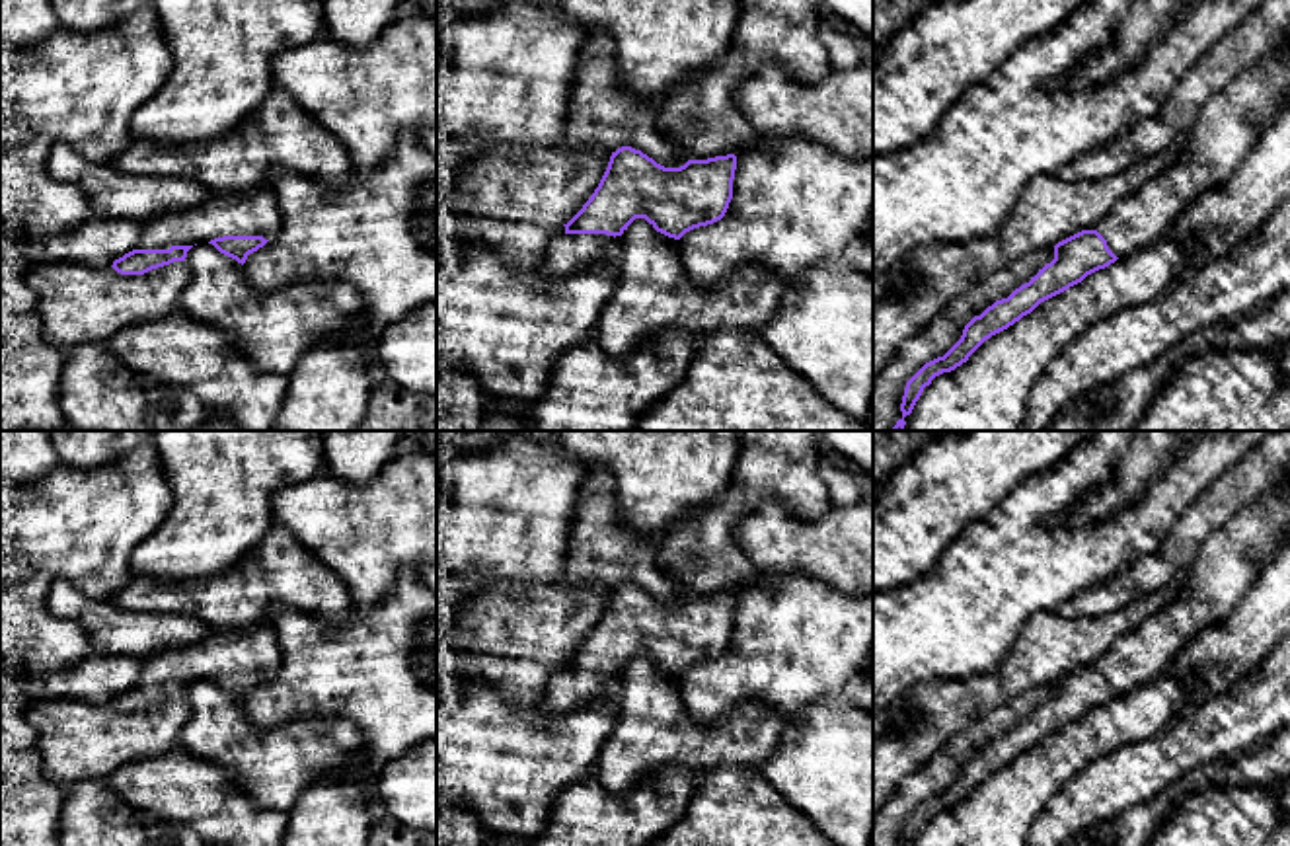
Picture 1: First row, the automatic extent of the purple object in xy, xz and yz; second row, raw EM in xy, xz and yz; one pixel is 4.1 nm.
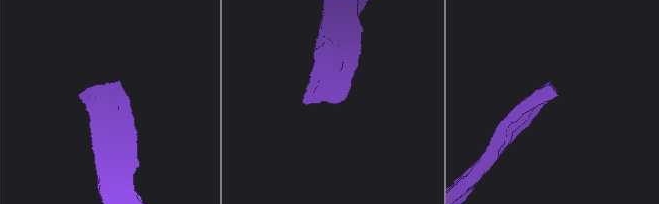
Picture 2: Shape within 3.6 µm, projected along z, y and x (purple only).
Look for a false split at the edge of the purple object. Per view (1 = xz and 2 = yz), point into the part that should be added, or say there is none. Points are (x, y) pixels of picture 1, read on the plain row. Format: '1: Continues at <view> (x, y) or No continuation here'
1: Continues at xz (571, 691)
2: Continues at yz (1228, 564)

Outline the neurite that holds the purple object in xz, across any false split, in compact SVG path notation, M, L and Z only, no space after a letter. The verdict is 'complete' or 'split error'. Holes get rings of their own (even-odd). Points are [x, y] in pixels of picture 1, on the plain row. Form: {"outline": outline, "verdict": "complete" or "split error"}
{"outline": "M631 583L612 589L608 604L583 645L567 659L565 671L555 674L542 700L548 717L563 717L583 710L604 694L618 694L622 671L635 655L645 655L657 669L680 676L686 669L721 657L733 635L737 593L688 596L680 604L664 604Z", "verdict": "split error"}

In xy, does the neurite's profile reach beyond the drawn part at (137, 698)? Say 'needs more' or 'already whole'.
needs more

